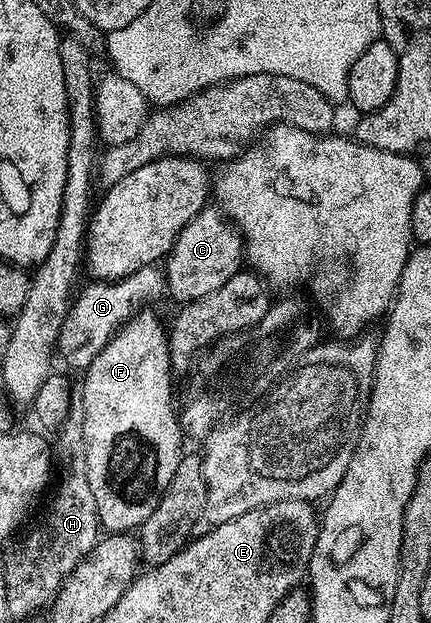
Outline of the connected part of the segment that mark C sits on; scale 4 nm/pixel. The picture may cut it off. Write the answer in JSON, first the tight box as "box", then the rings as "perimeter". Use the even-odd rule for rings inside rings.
{"box":[163,205,243,305],"perimeter":[[[207,205],[179,233],[175,245],[169,251],[163,263],[163,274],[168,294],[184,305],[199,297],[207,297],[207,293],[215,293],[237,271],[243,267],[243,244],[241,232],[225,218],[216,206]]]}

